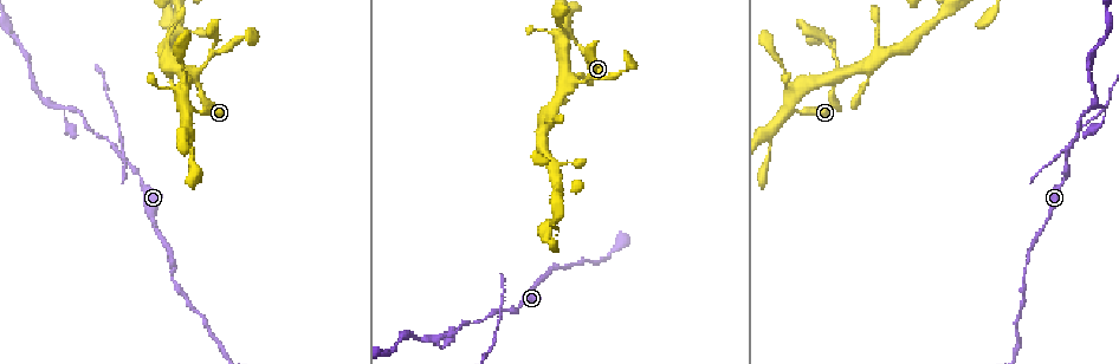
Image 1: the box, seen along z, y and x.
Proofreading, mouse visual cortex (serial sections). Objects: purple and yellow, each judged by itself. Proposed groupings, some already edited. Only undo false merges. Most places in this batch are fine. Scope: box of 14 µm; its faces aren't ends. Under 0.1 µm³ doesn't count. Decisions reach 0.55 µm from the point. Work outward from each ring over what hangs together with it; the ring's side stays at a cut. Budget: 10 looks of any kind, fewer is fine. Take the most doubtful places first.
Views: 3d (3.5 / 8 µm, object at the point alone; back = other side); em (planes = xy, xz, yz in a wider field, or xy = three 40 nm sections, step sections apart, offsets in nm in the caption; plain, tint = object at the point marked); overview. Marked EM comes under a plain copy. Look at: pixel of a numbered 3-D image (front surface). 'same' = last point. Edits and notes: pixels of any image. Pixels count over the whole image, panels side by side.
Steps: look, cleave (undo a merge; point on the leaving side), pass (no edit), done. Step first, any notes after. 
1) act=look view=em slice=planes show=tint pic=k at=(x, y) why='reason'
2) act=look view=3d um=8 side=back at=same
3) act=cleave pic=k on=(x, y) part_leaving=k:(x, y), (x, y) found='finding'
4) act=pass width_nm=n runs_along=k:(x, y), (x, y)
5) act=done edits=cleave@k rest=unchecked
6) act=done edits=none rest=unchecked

act=look view=3d um=3.5 side=back pic=1 at=(117, 150) why='three arms meet'

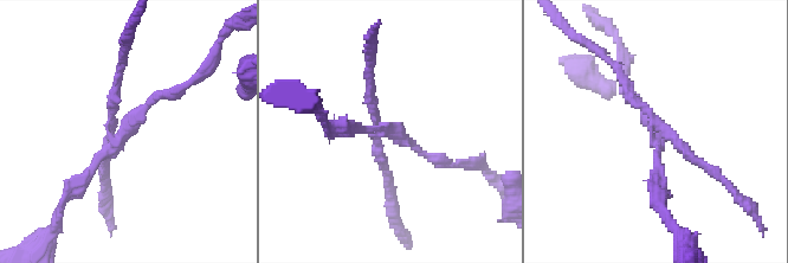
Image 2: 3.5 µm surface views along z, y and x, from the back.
act=look view=em slice=xy step=3 show=tint pic=2 at=(655, 127) why='now the EM'

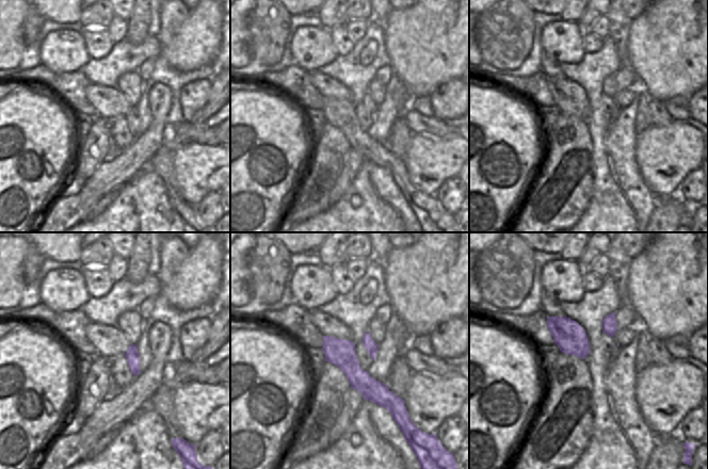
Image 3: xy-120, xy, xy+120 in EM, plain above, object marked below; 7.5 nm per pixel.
act=cleave pic=2 on=(115, 97) part_leaving=2:(116, 119), (112, 90), (128, 39) found='a second cell is stuck on'

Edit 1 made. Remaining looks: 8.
act=look view=overview

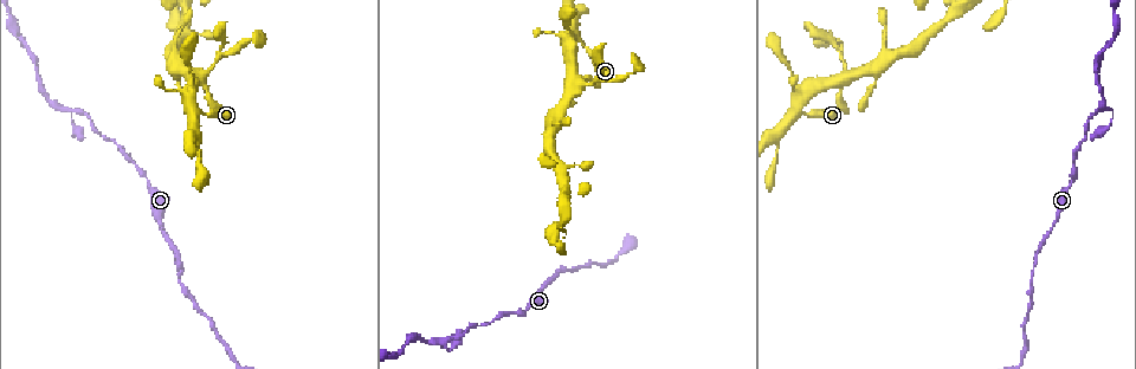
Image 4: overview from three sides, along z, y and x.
act=look view=3d um=3.5 pic=4 at=(798, 113) why='abrupt turn'

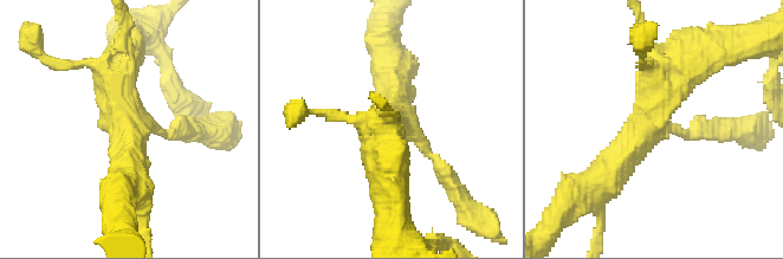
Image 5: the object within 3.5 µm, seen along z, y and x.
act=look view=em slice=xy step=5 show=tint pic=5 at=(657, 122) arms=3 arm_widths_nm=200,400,500 why='shape alone is not enough'

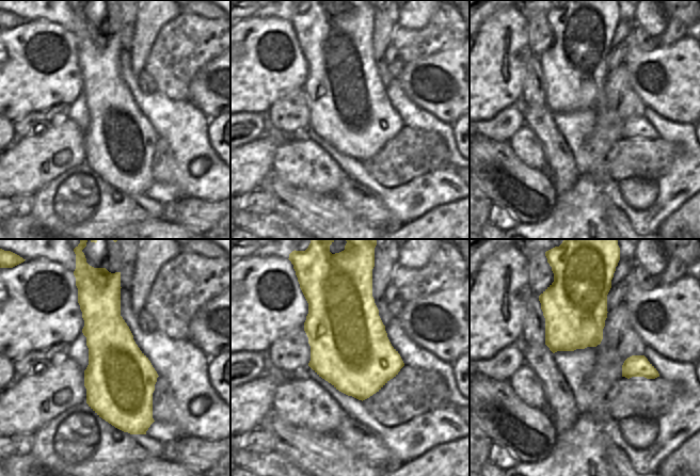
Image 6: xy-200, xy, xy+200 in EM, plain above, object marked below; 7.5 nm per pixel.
act=pass runs_along=5:(187, 133), (151, 129), (122, 107), (125, 56) found='one cell here'

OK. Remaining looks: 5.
act=look view=3d um=8 pic=4 at=(598, 79) why='two arms in line, one across'

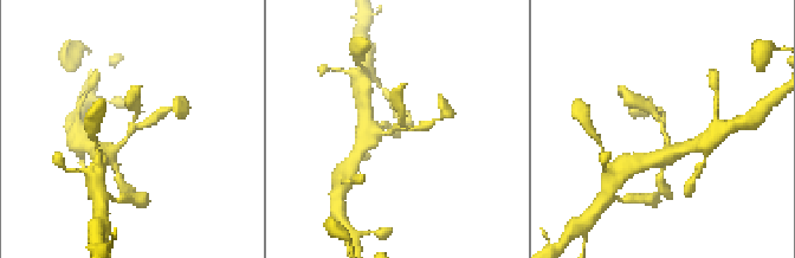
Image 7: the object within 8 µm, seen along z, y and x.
act=look view=3d um=3.5 pic=7 at=(664, 131)

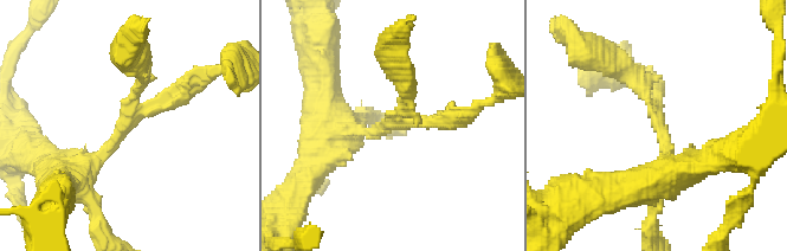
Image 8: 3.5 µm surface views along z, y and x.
act=look view=em slice=xy step=2 show=tint pic=8 at=(398, 125) arms=3 arm_widths_nm=200,250,250

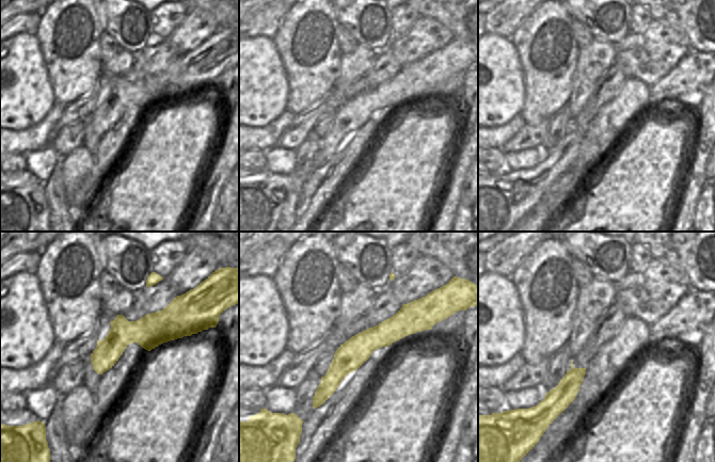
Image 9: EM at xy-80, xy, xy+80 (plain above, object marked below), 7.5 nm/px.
act=pass runs_along=9:(425, 327), (371, 338), (315, 404) found='continuous, no second cell'

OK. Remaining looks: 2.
act=done edits=cleave@2 rest=unchecked

